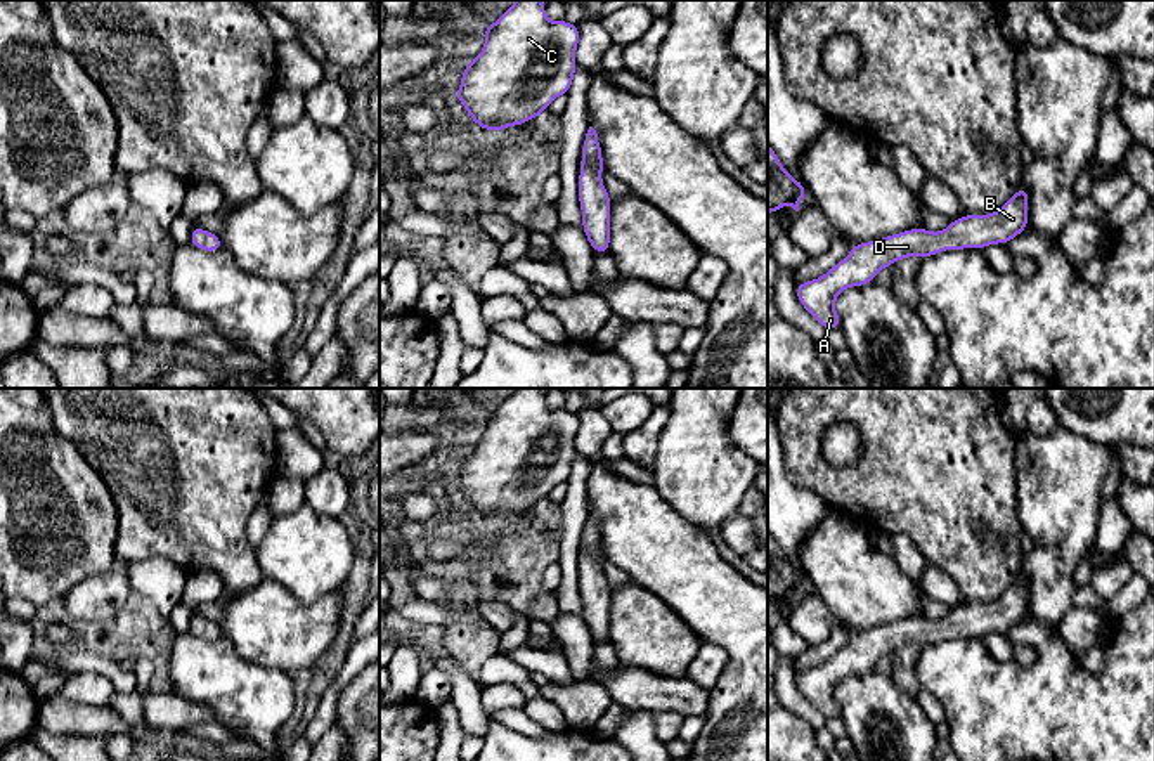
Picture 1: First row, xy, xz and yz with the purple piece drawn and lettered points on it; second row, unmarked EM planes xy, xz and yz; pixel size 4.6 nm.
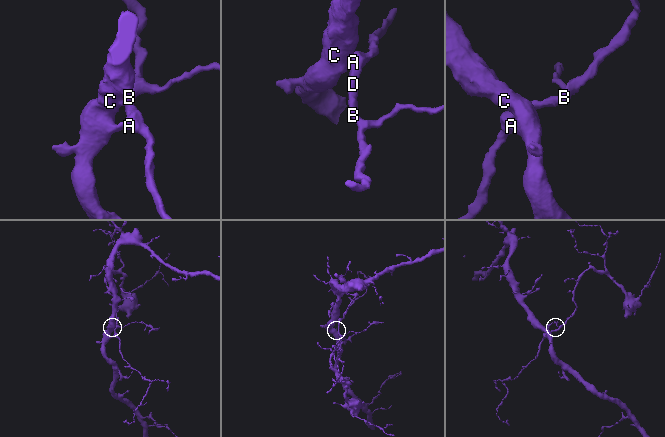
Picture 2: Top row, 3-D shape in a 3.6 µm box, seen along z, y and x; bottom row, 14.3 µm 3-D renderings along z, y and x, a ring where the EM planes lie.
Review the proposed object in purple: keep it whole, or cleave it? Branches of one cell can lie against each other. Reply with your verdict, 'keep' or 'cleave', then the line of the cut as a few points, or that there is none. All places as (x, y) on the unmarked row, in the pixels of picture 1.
keep; cut none

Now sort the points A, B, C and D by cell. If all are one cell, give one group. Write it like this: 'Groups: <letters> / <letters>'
Groups: A B C D

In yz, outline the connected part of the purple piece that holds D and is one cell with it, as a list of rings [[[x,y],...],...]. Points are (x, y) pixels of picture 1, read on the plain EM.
[[[1019,574],[1017,581],[995,602],[962,603],[943,621],[915,615],[882,628],[856,631],[846,647],[821,666],[795,673],[801,693],[825,716],[833,719],[842,709],[835,700],[835,686],[851,674],[865,674],[877,662],[906,645],[934,645],[946,638],[984,638],[988,633],[1008,633],[1026,619],[1029,579]]]

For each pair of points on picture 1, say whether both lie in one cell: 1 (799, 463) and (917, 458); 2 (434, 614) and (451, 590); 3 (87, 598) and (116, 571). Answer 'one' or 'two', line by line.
1: one
2: two
3: one

